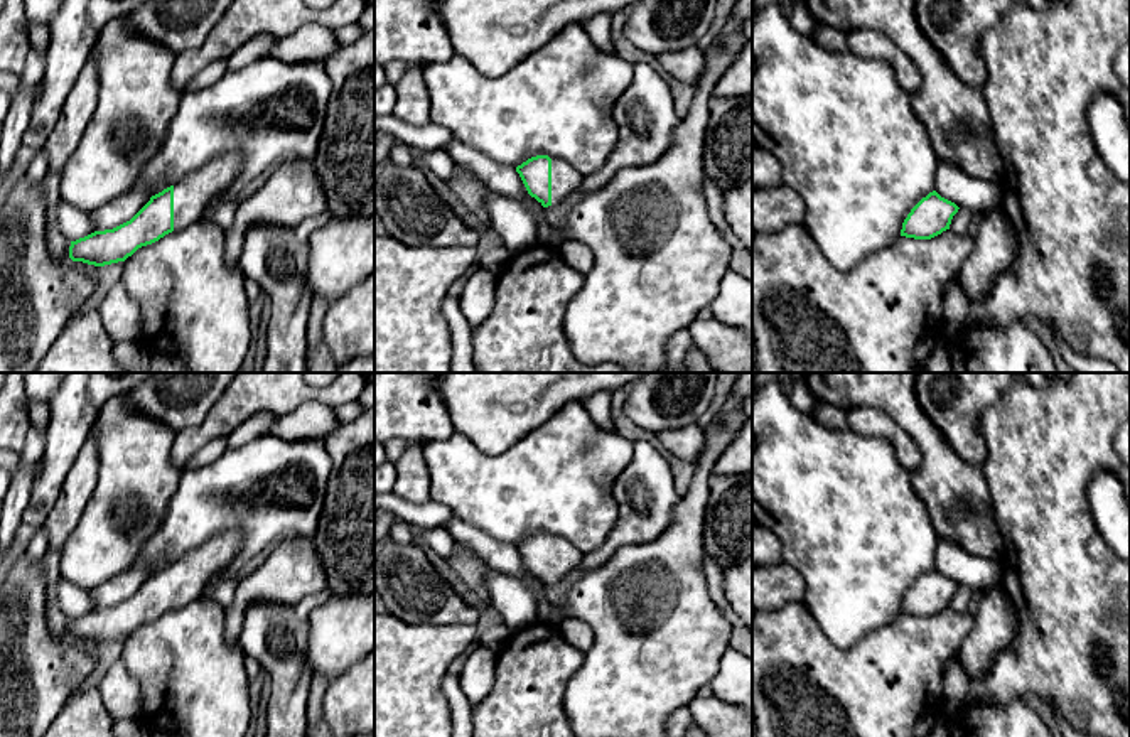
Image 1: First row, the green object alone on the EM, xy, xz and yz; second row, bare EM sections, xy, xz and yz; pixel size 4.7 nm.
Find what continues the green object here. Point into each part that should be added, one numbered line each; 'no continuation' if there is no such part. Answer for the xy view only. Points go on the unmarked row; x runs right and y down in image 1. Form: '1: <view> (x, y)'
1: xy (191, 572)

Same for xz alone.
1: xz (565, 557)

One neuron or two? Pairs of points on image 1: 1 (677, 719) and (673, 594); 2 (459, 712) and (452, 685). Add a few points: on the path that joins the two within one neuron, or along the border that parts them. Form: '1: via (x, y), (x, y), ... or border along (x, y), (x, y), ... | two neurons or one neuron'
1: border along (687, 705), (667, 719) | two neurons
2: via (459, 705), (454, 692) | one neuron

